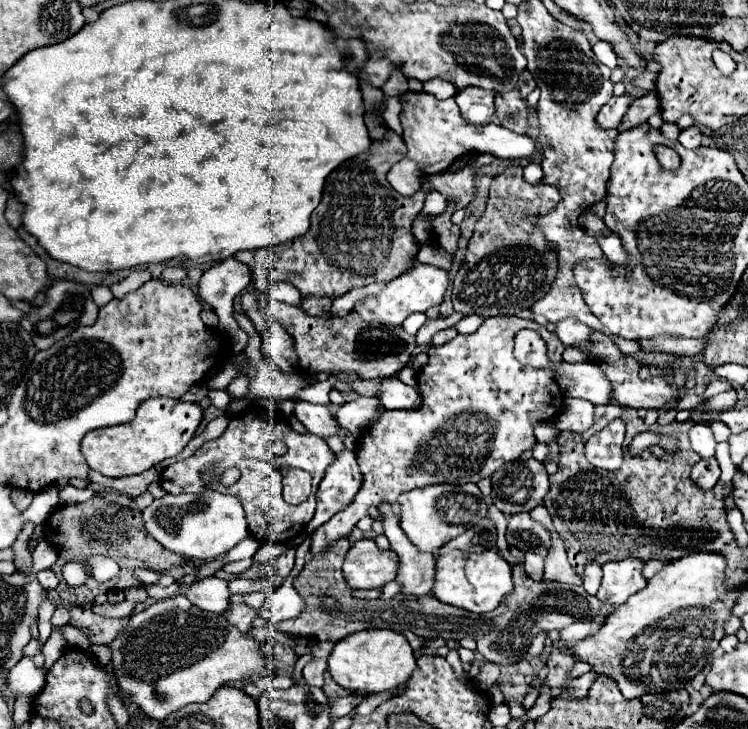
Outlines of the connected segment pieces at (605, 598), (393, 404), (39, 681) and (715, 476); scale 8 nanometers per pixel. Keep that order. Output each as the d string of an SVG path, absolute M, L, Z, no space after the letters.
M624 559L624 561L612 561L602 567L602 585L596 593L596 597L602 603L620 605L630 595L638 593L642 587L646 587L646 579L642 577L644 563L638 559Z
M398 377L384 379L384 383L376 391L376 397L380 399L382 407L386 409L420 407L420 395L416 395L416 389L404 385Z
M24 657L24 659L20 659L18 665L14 665L10 669L6 685L16 697L18 695L34 697L44 687L46 673L48 673L46 667L36 667L30 657Z
M712 457L712 459L700 459L692 467L692 481L698 487L712 489L718 483L718 479L720 479L720 467L718 467L716 457Z

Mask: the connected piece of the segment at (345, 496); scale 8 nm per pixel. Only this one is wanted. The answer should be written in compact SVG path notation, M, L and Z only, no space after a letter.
M350 449L336 453L332 465L328 465L324 479L318 487L316 499L316 515L308 523L306 531L316 531L322 523L326 523L336 511L342 511L348 503L352 503L356 491L360 489L360 469L356 463L356 455Z

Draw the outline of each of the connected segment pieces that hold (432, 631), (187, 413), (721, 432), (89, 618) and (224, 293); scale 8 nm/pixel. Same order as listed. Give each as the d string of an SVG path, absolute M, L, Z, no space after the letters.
M338 539L328 545L322 557L314 557L304 565L298 579L294 581L294 589L304 597L306 609L294 621L282 621L274 625L276 631L298 635L298 637L314 637L318 641L340 641L342 637L362 631L362 629L394 629L394 631L412 631L418 637L442 637L442 639L462 639L470 637L476 641L478 653L496 665L512 665L524 659L528 651L528 641L540 631L564 629L576 621L592 619L594 611L600 607L600 601L584 591L584 587L564 585L564 583L544 583L532 581L524 573L524 565L516 565L512 569L514 591L490 613L476 615L470 611L460 611L458 607L448 607L432 595L402 595L392 597L388 601L374 599L362 601L352 597L352 589L342 577L342 561L346 551L350 549L348 539Z
M152 397L140 405L132 423L86 433L86 437L82 439L82 455L90 463L90 469L102 473L104 477L138 475L168 457L176 457L194 437L202 415L204 411L196 403L184 403L178 399L174 401L168 397Z
M713 421L710 424L714 437L718 443L727 441L731 435L730 429L720 421Z
M70 607L70 625L84 631L90 643L110 643L122 627L126 627L130 617L108 619L92 613L86 607Z
M234 257L218 261L200 279L200 297L214 307L220 317L220 329L232 339L234 351L240 351L248 343L248 335L238 327L232 317L234 297L248 287L252 271L248 265L236 261Z

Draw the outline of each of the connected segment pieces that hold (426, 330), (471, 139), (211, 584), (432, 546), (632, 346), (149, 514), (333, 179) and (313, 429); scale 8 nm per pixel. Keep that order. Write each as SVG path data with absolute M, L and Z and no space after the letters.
M453 312L452 315L447 318L438 317L438 319L428 319L428 321L418 329L418 333L416 333L418 343L420 343L420 345L430 345L430 343L432 343L432 335L434 335L436 331L451 328L458 323L460 319L464 319L464 317L466 317L466 315L462 315L460 312Z
M406 91L400 95L402 111L400 123L404 129L404 141L408 145L408 157L414 159L426 175L444 171L456 157L468 153L490 153L500 159L520 159L530 157L537 151L536 144L526 135L516 135L502 125L472 125L468 123L460 111L456 101L450 99L436 99L424 91Z
M220 577L200 579L200 581L192 583L184 595L190 599L192 605L200 607L202 611L210 611L210 613L218 613L218 615L222 615L230 603L228 583Z
M474 483L468 485L428 485L422 489L408 491L398 497L400 505L400 527L406 537L422 551L436 553L442 545L462 535L476 521L486 517L488 505Z
M608 335L612 341L614 341L614 345L622 351L622 355L636 355L638 351L640 351L640 343L632 343L632 341L628 341L628 339L616 339L616 335Z
M204 491L200 495L170 495L154 499L150 507L142 511L146 531L168 551L178 553L194 561L210 561L228 553L238 541L248 537L248 525L244 519L242 503L236 497Z
M386 131L380 141L372 141L366 153L350 159L350 167L338 167L328 175L322 201L312 213L312 225L308 233L300 235L300 251L290 251L290 279L292 285L304 297L314 295L338 299L346 295L350 289L366 287L378 281L392 281L398 275L402 275L416 259L420 245L412 235L412 223L420 213L426 195L412 195L412 197L398 195L386 181L390 165L400 161L400 157L404 155L406 155L404 141L394 131Z
M296 403L294 405L294 417L312 433L318 437L328 437L340 433L336 423L332 423L332 413L324 405L312 405L312 403Z

